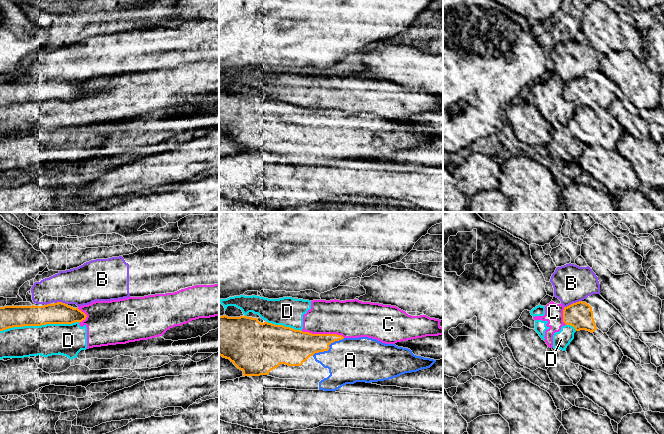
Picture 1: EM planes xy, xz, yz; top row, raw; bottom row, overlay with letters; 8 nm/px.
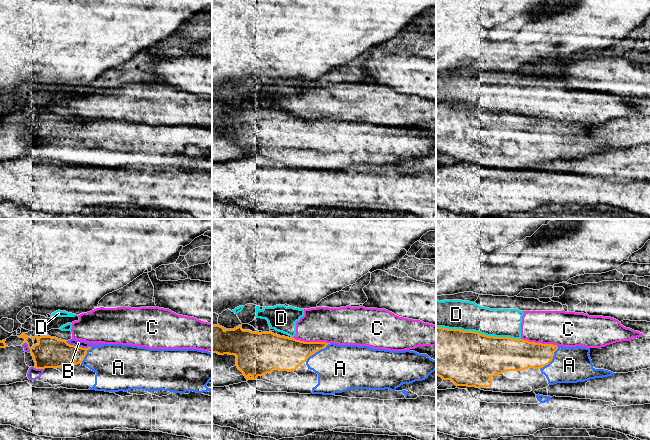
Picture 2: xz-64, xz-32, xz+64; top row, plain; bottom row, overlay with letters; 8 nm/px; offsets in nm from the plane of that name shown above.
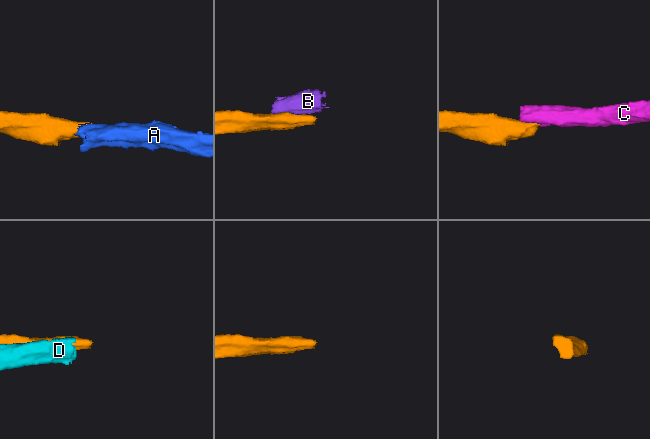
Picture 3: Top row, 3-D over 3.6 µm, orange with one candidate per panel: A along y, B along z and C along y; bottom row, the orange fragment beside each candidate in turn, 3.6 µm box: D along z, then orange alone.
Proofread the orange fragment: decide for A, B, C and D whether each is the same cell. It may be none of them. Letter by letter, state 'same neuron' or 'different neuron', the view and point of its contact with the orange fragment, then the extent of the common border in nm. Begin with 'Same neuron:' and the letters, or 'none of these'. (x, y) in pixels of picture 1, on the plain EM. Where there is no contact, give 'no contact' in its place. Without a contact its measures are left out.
Same neuron: A
A: same neuron; contact xz (329, 123); length 300 nm
B: different neuron; contact yz (573, 79); length 160 nm
C: different neuron; contact xz (323, 110); length 340 nm
D: different neuron; contact xy (39, 101); length 650 nm

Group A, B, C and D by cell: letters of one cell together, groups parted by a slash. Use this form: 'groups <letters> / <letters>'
groups A / B / C D

